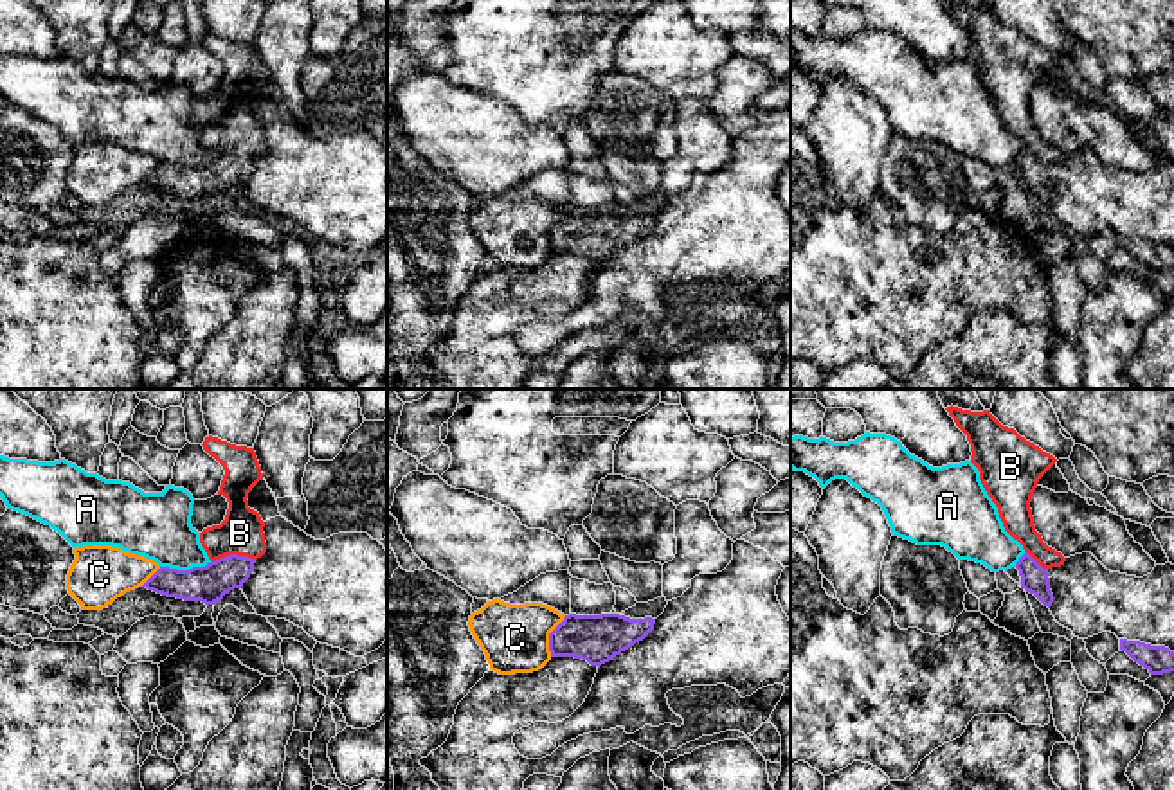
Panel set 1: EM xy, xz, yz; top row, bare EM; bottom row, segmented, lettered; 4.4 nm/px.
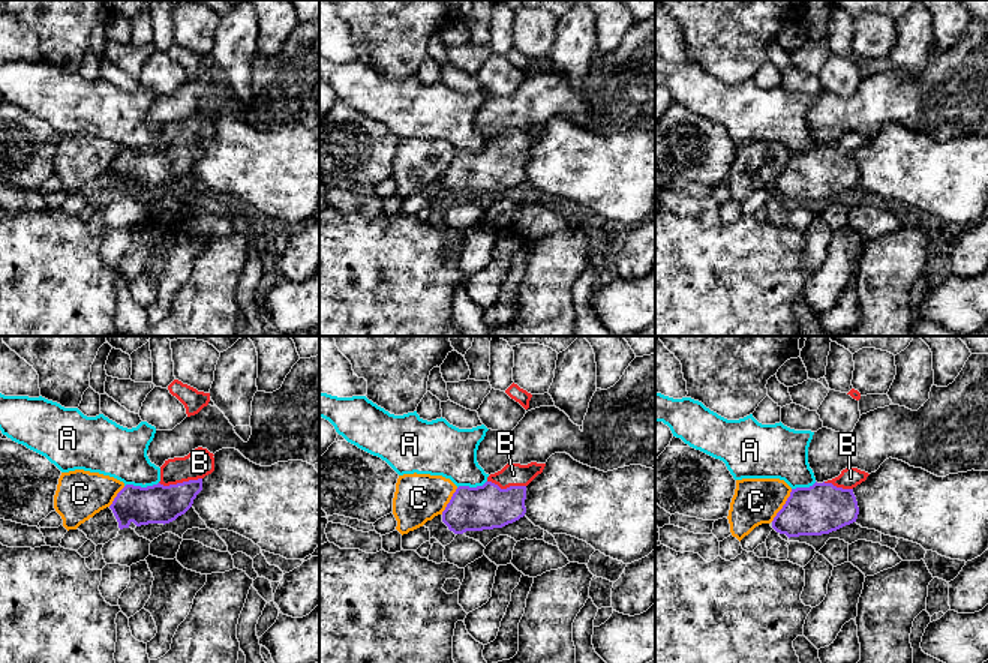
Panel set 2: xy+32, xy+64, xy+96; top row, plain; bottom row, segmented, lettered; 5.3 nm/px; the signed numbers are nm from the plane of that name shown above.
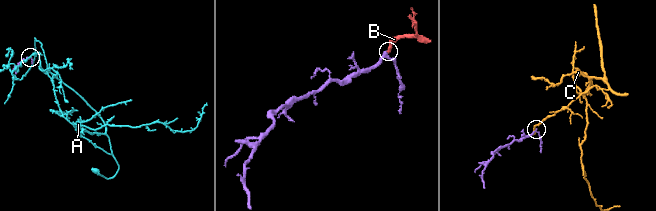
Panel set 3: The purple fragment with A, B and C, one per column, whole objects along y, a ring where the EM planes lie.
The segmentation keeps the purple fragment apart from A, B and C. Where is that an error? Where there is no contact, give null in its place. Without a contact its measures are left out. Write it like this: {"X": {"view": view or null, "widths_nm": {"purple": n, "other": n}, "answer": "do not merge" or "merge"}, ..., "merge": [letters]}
{"A": {"view": "xy", "widths_nm": {"purple": 170, "other": 300}, "answer": "do not merge"}, "B": {"view": "xy", "widths_nm": {"purple": 170, "other": 190}, "answer": "merge"}, "C": {"view": "xz", "widths_nm": {"purple": 220, "other": 300}, "answer": "do not merge"}, "merge": ["B"]}

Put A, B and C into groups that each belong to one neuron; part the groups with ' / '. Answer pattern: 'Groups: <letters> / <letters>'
Groups: A / B / C

